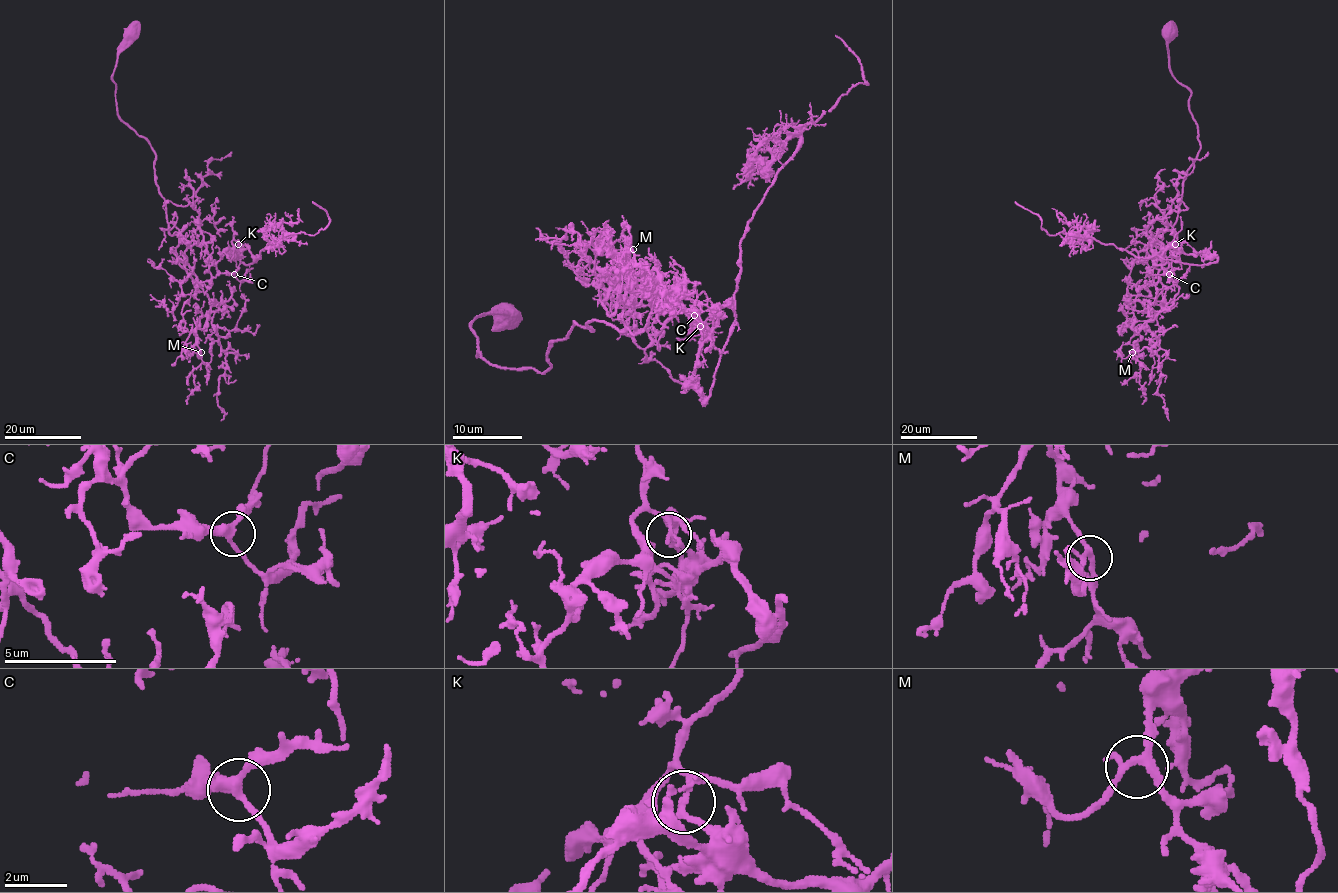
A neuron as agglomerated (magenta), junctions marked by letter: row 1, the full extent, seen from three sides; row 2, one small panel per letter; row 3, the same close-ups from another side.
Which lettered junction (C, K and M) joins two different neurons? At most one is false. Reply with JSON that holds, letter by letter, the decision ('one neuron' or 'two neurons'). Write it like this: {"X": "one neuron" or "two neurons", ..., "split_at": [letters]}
{"C": "one neuron", "K": "two neurons", "M": "one neuron", "split_at": ["K"]}

